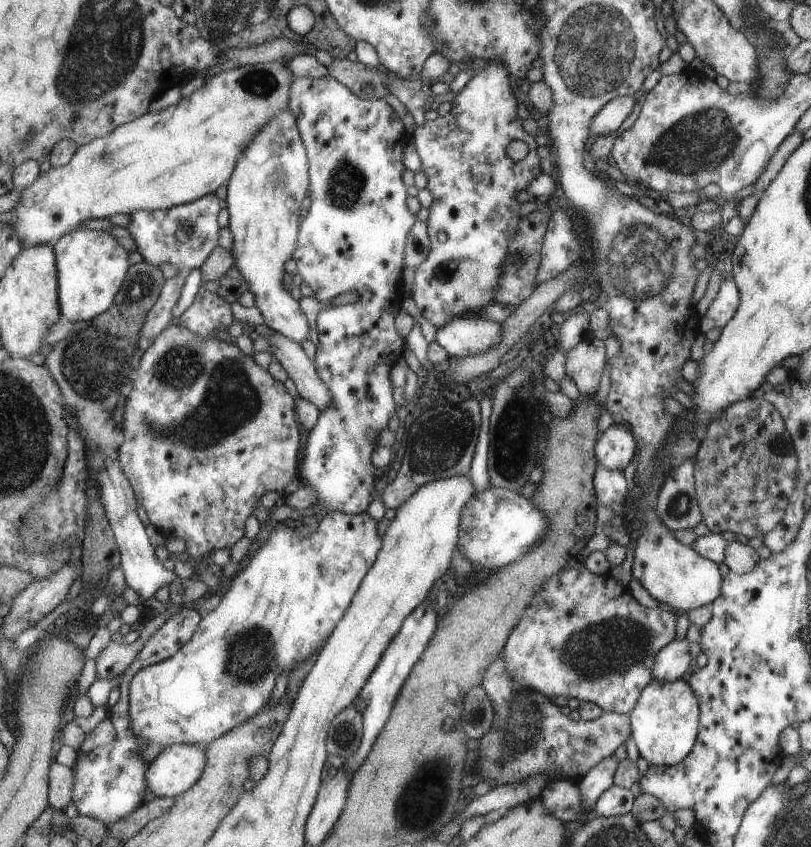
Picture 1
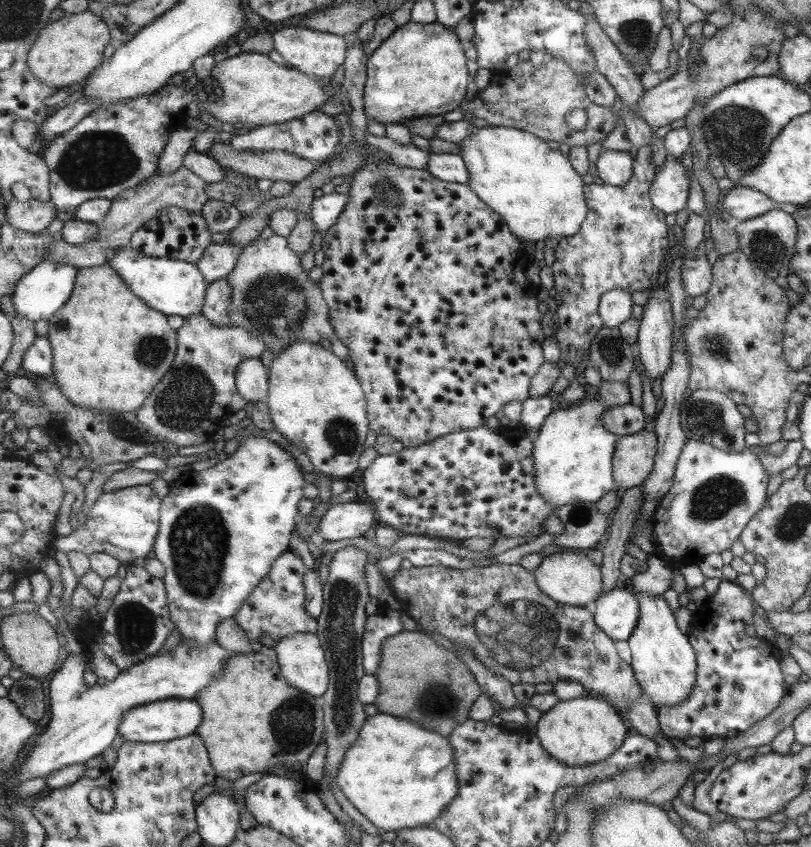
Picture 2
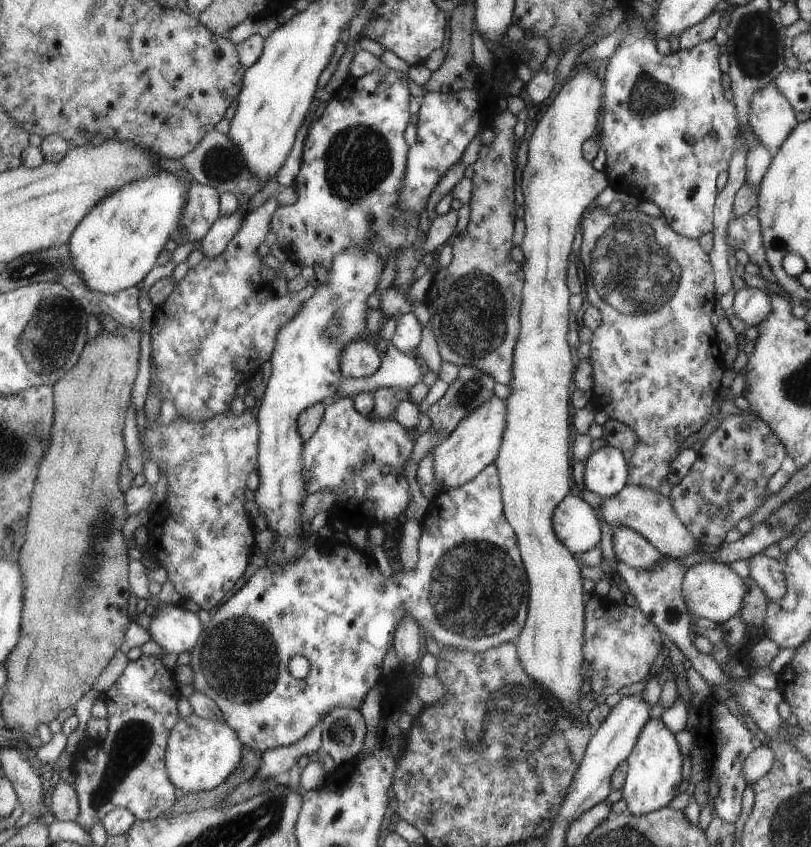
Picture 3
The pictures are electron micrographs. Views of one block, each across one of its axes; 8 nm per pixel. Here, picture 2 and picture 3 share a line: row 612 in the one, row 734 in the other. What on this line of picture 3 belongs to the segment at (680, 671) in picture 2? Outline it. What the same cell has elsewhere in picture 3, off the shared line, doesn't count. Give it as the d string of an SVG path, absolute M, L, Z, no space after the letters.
M649 719L638 734L637 740L626 758L627 770L620 788L621 798L632 815L644 815L667 806L678 794L677 782L681 782L681 752L673 733L659 719Z

